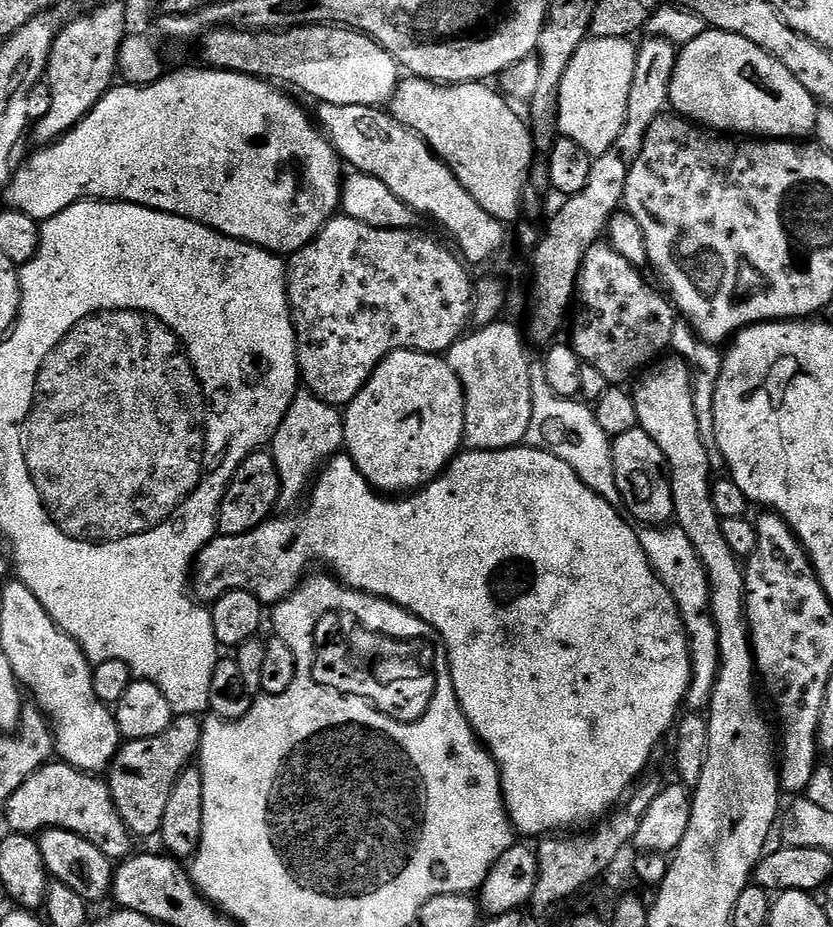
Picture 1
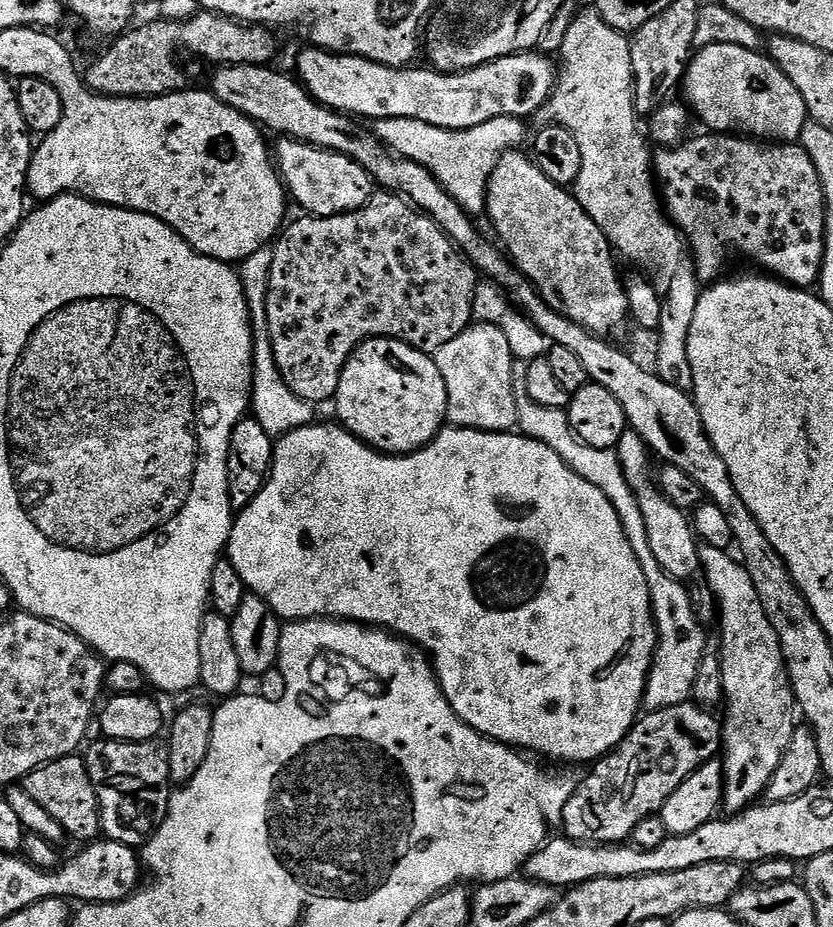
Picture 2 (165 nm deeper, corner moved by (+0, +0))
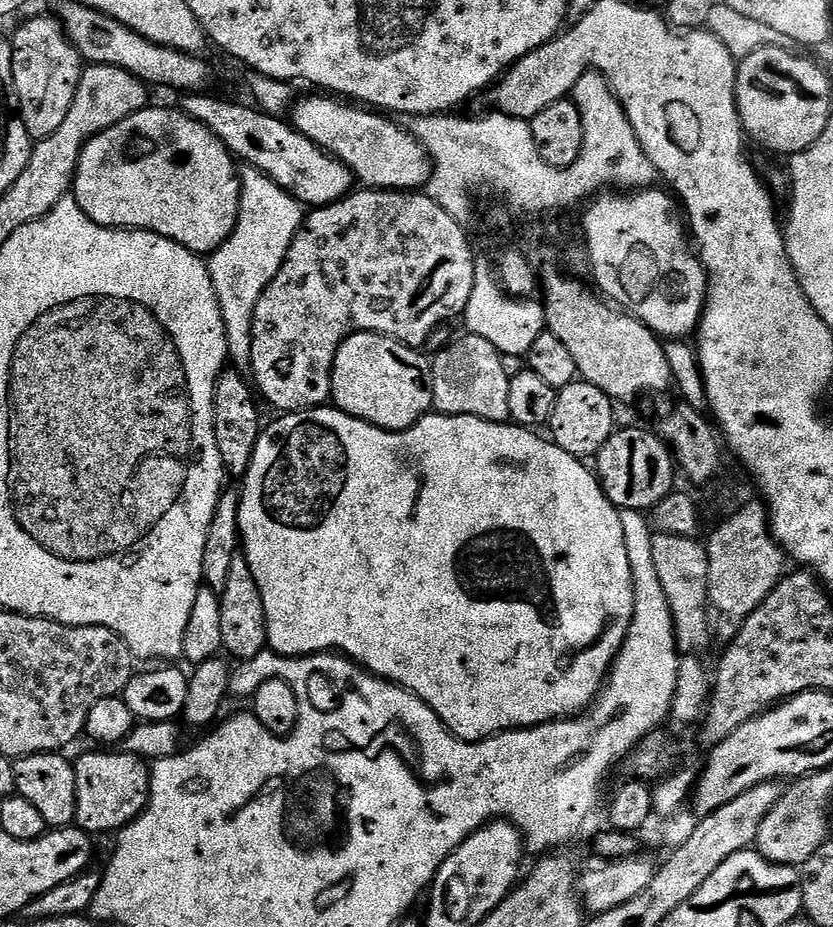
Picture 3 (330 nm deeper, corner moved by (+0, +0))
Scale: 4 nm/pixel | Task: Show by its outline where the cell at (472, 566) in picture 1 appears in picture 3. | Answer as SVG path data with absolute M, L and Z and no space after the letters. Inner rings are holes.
M321 406L321 407L318 407L318 408L308 408L308 409L307 409L307 410L305 410L305 412L290 412L290 413L287 413L287 414L280 414L280 415L277 415L277 416L276 416L276 417L275 417L275 418L276 418L276 419L277 419L277 420L276 420L276 421L274 421L274 422L273 422L273 424L268 424L268 423L265 423L265 424L264 424L264 425L263 425L263 428L262 428L262 431L261 431L261 433L260 433L260 437L259 437L259 438L258 438L258 446L254 446L254 458L253 458L253 459L252 459L252 461L251 461L251 462L250 462L250 466L249 466L249 467L248 467L248 473L246 473L246 474L245 474L245 476L243 476L243 478L242 478L242 484L244 484L244 488L243 488L243 487L242 487L242 491L241 491L241 492L240 492L240 538L241 538L241 541L242 541L242 548L243 548L243 551L244 551L244 552L245 552L245 553L246 553L246 555L247 555L247 557L248 557L248 565L249 565L249 566L250 566L250 574L254 574L254 582L258 582L258 590L259 590L259 591L260 591L260 593L261 593L261 594L262 594L262 606L266 606L266 622L267 622L267 623L268 623L268 648L269 648L269 649L271 649L271 651L273 651L273 652L277 652L277 653L278 653L278 655L279 655L279 656L314 656L314 655L317 655L317 654L339 654L339 655L342 655L342 656L347 656L347 657L348 657L348 659L349 659L349 660L353 660L353 661L354 661L354 663L355 663L355 664L359 664L359 665L360 665L360 667L362 667L362 668L365 668L365 670L367 670L367 672L370 672L370 673L372 673L372 675L374 675L374 676L379 676L379 677L380 677L380 679L382 679L382 680L389 680L389 681L390 681L390 683L392 683L392 684L399 684L399 685L400 685L400 687L402 687L402 688L404 688L404 689L405 689L405 690L406 690L406 691L408 691L408 692L412 692L412 693L413 693L413 694L415 694L415 695L416 695L416 696L417 696L417 697L418 697L418 698L422 698L422 702L426 702L426 703L427 703L427 704L429 704L429 706L430 706L430 707L431 707L431 708L432 708L432 709L433 709L433 710L434 710L434 714L438 714L438 718L439 718L439 719L440 719L440 720L441 720L441 722L443 722L443 724L444 724L444 725L445 725L445 726L447 726L447 728L448 728L448 729L449 729L449 730L451 730L451 732L453 732L453 733L454 733L454 734L455 734L455 735L456 735L456 736L457 736L457 738L459 738L459 739L460 739L460 740L470 740L470 741L473 741L473 740L475 740L475 739L477 739L477 740L487 740L487 739L489 739L489 738L495 738L495 737L497 737L497 736L499 736L499 735L500 735L500 733L502 733L502 732L514 732L514 731L516 731L516 729L518 729L518 728L533 728L533 727L534 727L534 726L538 726L538 725L539 725L539 724L548 724L548 723L549 723L549 722L550 722L550 721L552 721L552 720L562 720L562 719L565 719L565 718L575 718L575 717L577 717L577 716L579 716L579 715L580 715L580 713L581 713L581 712L583 712L583 711L585 711L585 710L587 710L587 709L589 709L589 708L591 708L591 707L592 707L592 701L593 701L593 700L595 700L595 699L596 699L596 697L597 697L597 696L599 696L599 695L600 695L600 689L601 689L601 688L603 688L603 687L604 687L604 685L605 685L605 683L606 683L606 681L607 681L607 678L608 678L608 673L609 673L609 672L611 672L611 671L612 671L612 664L613 664L613 662L614 662L614 661L616 661L616 655L618 655L618 654L619 654L619 652L620 652L620 648L621 648L621 646L623 646L623 645L624 645L624 639L625 639L625 638L626 638L626 637L627 637L627 636L628 636L628 631L629 631L629 630L630 630L630 626L631 626L631 625L632 625L632 619L633 619L633 618L634 618L634 606L635 606L635 605L636 605L636 603L635 603L635 602L634 602L634 578L633 578L633 577L632 577L632 575L631 575L631 574L630 574L630 558L626 558L626 538L625 538L625 537L624 537L624 535L623 535L623 534L622 534L622 518L621 518L621 517L620 517L620 513L621 513L621 510L620 510L620 509L619 509L619 508L616 508L616 507L615 507L615 505L613 505L613 504L611 504L611 503L610 503L610 501L609 501L609 500L608 500L608 498L607 498L607 495L606 495L606 493L604 493L604 491L603 491L603 489L602 489L602 488L601 488L601 484L600 484L600 481L599 481L599 480L598 480L598 479L597 479L597 473L596 473L596 472L595 472L595 471L593 471L593 469L592 469L592 468L591 468L591 467L589 467L589 465L588 465L588 464L587 464L587 463L585 463L585 461L582 461L582 460L579 460L579 459L578 459L578 458L574 458L574 457L573 457L573 456L571 456L571 455L570 455L570 454L566 454L566 450L562 450L562 449L561 449L561 448L559 448L559 447L558 447L558 445L557 445L557 444L553 444L553 443L552 443L552 441L551 441L551 439L548 439L548 438L545 438L545 437L544 437L544 440L543 440L543 438L542 438L542 437L540 437L540 435L541 435L541 433L540 433L540 432L539 432L539 431L536 431L536 430L533 430L533 429L530 429L530 428L521 428L521 427L520 427L520 425L519 425L519 424L513 424L513 423L511 423L511 422L505 422L505 423L503 423L503 424L499 424L499 423L498 423L498 422L494 422L494 421L493 421L493 420L483 420L483 419L482 419L482 418L474 418L474 417L473 417L473 416L442 416L442 415L439 415L439 414L429 414L429 415L427 415L427 416L423 416L423 417L422 417L422 419L420 419L420 420L419 420L419 422L418 422L418 423L416 423L416 425L415 425L415 426L413 426L413 428L407 428L407 429L406 429L406 430L402 430L402 431L401 431L401 432L388 432L388 431L387 431L387 430L386 430L386 429L384 429L384 428L379 428L379 427L378 427L378 426L374 426L374 425L373 425L373 424L371 424L371 423L370 423L370 422L366 422L366 421L365 421L365 420L359 420L359 419L358 419L358 418L354 418L354 417L353 417L353 416L351 416L351 415L350 415L350 414L346 414L346 413L345 413L345 412L344 412L344 411L343 411L343 410L341 410L341 408L338 408L338 407L335 407L335 406Z

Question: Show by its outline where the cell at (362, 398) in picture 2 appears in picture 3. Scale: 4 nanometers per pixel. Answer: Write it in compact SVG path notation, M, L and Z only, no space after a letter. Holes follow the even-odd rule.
M356 332L342 342L332 367L331 403L359 420L370 422L388 432L401 432L413 428L423 416L433 411L432 365L423 351L406 346L391 334Z

